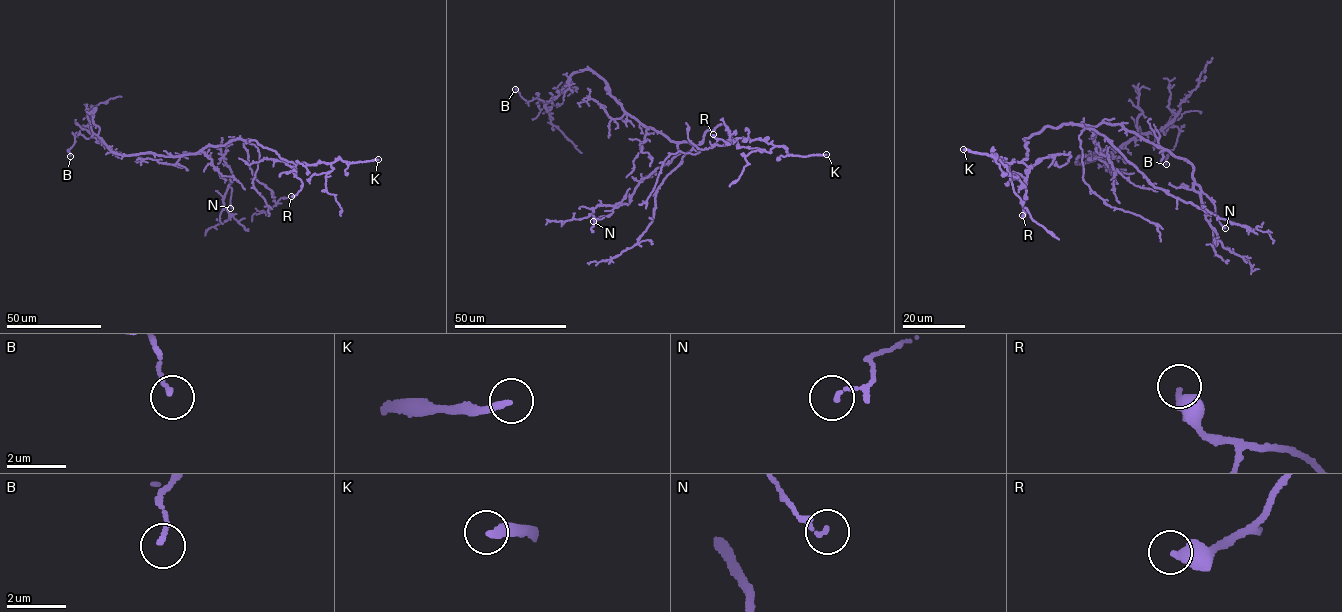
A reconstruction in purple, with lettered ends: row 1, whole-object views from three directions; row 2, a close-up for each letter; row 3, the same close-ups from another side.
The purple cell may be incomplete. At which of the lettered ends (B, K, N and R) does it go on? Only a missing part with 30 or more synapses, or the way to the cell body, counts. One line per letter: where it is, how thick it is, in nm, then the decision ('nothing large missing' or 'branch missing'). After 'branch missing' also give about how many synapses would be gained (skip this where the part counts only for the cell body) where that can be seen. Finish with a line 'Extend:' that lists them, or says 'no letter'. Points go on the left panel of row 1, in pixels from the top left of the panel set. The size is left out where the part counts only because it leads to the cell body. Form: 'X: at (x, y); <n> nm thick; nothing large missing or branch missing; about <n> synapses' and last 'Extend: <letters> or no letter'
B: at (70, 156); 130 nm thick; nothing large missing
K: at (378, 159); 240 nm thick; branch missing; about 90 synapses
N: at (230, 208); 130 nm thick; nothing large missing
R: at (291, 196); 440 nm thick; nothing large missing
Extend: K

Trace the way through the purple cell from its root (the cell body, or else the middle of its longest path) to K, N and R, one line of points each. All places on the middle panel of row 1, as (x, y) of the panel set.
K: (659, 132), (699, 144), (706, 131), (724, 124), (732, 138), (760, 139), (788, 155), (826, 154)
N: (659, 132), (677, 143), (677, 153), (640, 182), (628, 204), (621, 204), (612, 213), (593, 221)
R: (659, 132), (674, 141), (699, 144), (706, 131), (724, 124), (728, 134), (737, 138), (727, 144), (713, 134)

